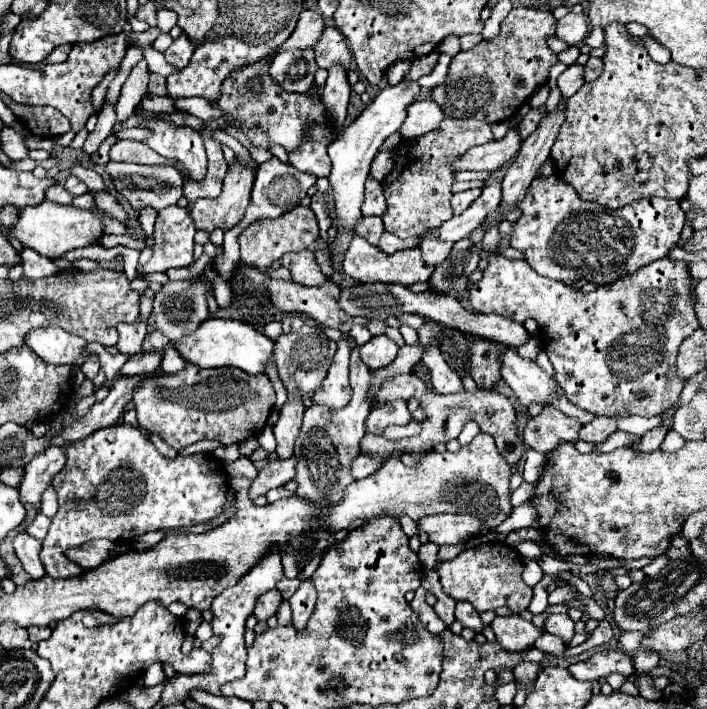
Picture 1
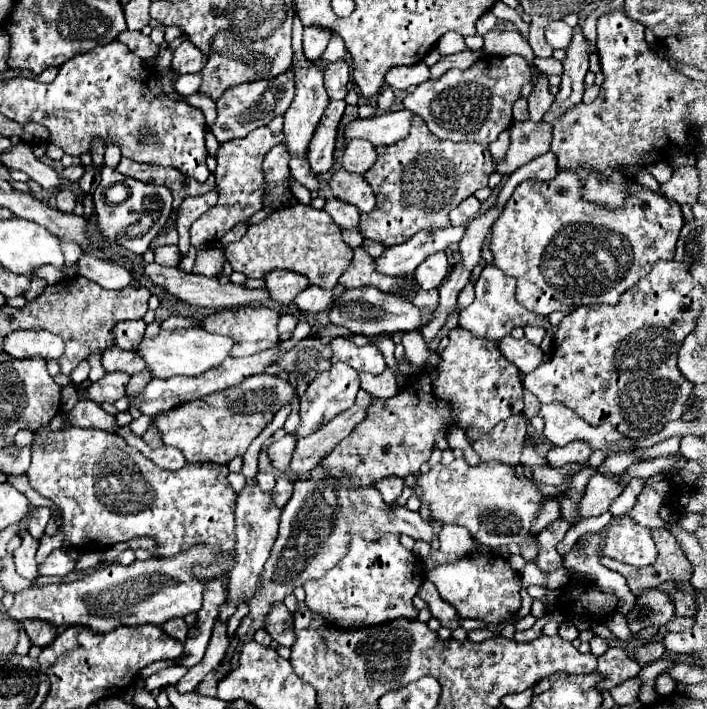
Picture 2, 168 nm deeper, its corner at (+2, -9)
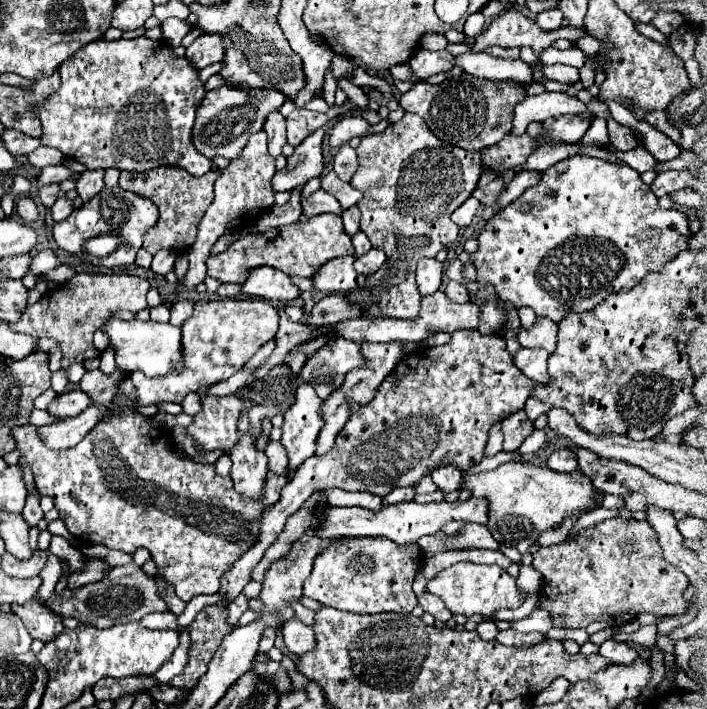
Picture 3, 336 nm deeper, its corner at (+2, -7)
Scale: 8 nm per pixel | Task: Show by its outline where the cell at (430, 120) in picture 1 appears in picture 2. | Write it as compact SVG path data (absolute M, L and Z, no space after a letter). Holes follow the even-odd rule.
M388 111L370 119L354 119L344 127L344 139L366 139L374 145L392 145L404 139L410 131L412 111Z

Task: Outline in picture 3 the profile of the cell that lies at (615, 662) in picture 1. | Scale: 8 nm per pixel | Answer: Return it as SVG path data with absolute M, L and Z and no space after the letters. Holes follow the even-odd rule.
M608 639L606 643L600 645L600 655L606 657L610 663L614 665L632 665L636 659L638 659L638 653L636 649L632 649L630 645L626 643L616 643L612 639Z

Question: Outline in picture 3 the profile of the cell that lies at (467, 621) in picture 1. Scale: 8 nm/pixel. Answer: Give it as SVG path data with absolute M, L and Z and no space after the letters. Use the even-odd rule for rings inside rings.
M426 591L422 597L418 597L418 605L420 605L426 613L434 615L436 619L440 619L440 621L444 621L444 623L446 623L448 619L452 619L452 613L446 609L444 601L442 601L440 597L428 593L428 591Z

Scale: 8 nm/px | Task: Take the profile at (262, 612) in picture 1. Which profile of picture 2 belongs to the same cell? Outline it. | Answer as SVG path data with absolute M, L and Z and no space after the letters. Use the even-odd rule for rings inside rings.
M284 603L272 605L268 617L266 617L266 631L272 635L272 639L284 647L292 647L296 635L294 635L294 623L292 613L286 609Z

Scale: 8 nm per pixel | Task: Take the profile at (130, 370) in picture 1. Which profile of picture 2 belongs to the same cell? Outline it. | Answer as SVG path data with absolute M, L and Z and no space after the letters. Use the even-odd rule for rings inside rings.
M106 373L102 379L98 379L96 383L90 383L86 387L84 399L94 401L96 405L114 403L120 397L124 397L128 379L130 379L130 375L124 375L124 373Z

